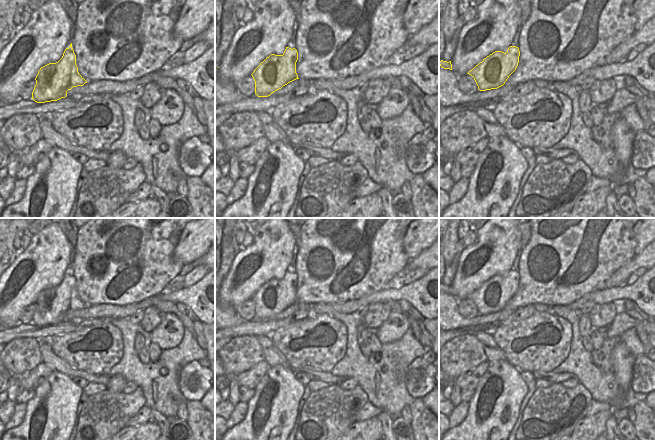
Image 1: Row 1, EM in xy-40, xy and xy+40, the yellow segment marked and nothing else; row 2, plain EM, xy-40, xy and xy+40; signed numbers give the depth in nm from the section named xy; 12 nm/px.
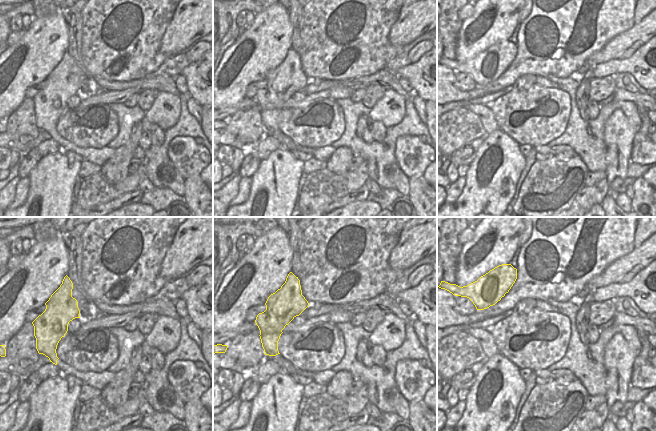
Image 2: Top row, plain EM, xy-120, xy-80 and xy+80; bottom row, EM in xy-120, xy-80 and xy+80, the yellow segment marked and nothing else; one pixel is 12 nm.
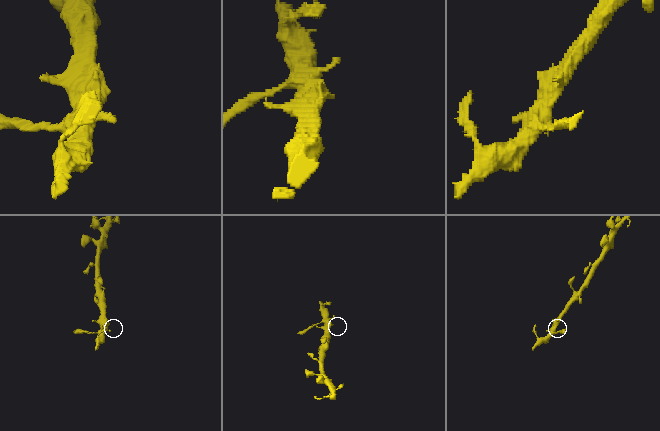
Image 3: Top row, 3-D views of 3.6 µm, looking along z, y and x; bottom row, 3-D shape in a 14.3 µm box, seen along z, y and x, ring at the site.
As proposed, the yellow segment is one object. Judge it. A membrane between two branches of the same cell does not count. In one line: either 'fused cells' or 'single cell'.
single cell

